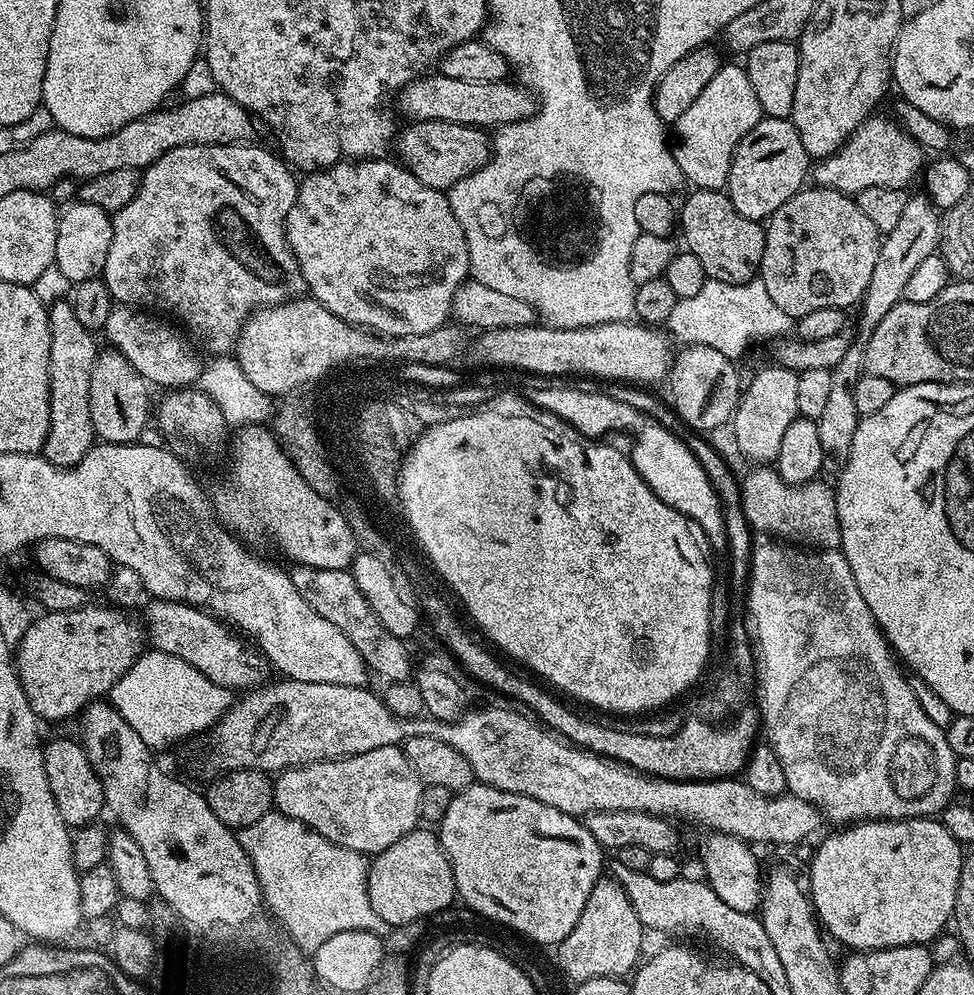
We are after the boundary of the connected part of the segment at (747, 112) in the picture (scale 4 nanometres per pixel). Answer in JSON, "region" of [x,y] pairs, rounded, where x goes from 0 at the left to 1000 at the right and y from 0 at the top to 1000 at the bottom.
{"region":[[[744,63],[729,78],[725,90],[708,103],[704,115],[696,119],[692,126],[694,141],[689,146],[692,159],[696,163],[696,171],[700,171],[703,182],[711,190],[733,189],[743,191],[749,179],[749,163],[754,159],[754,151],[770,131],[782,120],[778,107],[778,97],[774,95],[774,86],[770,86],[770,78],[759,63]]]}

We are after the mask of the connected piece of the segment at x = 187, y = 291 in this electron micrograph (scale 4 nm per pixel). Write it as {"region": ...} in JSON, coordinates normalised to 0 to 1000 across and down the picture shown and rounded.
{"region":[[[252,143],[248,145],[183,147],[179,151],[166,155],[166,159],[159,161],[154,168],[147,170],[142,195],[138,195],[138,199],[133,203],[129,203],[129,207],[125,207],[125,211],[114,214],[113,255],[109,259],[105,280],[107,286],[113,291],[116,303],[123,308],[139,308],[145,312],[159,312],[164,316],[174,314],[178,319],[172,318],[188,327],[192,337],[210,355],[213,355],[211,353],[218,354],[214,356],[237,355],[253,329],[253,323],[260,315],[264,312],[295,306],[298,302],[311,298],[314,293],[310,271],[306,267],[306,259],[302,259],[296,246],[296,237],[292,234],[292,222],[296,220],[298,211],[304,202],[305,178],[300,178],[301,170],[282,152],[274,153],[273,150],[262,149],[261,146],[262,144]]]}

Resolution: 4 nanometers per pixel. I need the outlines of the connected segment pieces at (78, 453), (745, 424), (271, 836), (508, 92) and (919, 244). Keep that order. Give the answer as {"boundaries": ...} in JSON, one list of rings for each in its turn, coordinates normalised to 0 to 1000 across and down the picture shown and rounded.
{"boundaries":[[[[63,299],[49,310],[51,324],[51,428],[43,457],[57,470],[74,470],[97,445],[92,416],[92,376],[101,357],[100,339],[76,316],[76,308]]],[[[792,368],[784,371],[780,378],[767,383],[766,389],[761,393],[760,403],[756,415],[749,423],[752,438],[756,441],[756,450],[764,458],[776,462],[772,464],[796,463],[799,451],[803,449],[803,440],[811,424],[821,418],[819,412],[819,380],[821,375],[812,370]]],[[[282,814],[265,822],[244,841],[259,863],[274,916],[292,928],[287,928],[291,936],[309,955],[323,959],[331,947],[359,935],[387,936],[388,926],[378,902],[379,865],[371,857],[355,854]]],[[[436,74],[414,89],[411,109],[420,122],[453,121],[478,125],[494,131],[508,131],[514,125],[541,121],[552,108],[552,102],[541,88],[533,83],[522,84],[521,79],[507,82],[474,82],[451,74]]],[[[933,196],[930,205],[930,212],[926,219],[903,242],[901,251],[901,263],[897,263],[897,275],[893,275],[893,283],[887,292],[887,301],[881,307],[883,313],[883,334],[884,339],[891,339],[918,312],[918,308],[928,301],[930,282],[934,280],[934,275],[949,260],[962,256],[965,247],[965,219],[966,214],[960,205],[953,200],[952,196]]]]}

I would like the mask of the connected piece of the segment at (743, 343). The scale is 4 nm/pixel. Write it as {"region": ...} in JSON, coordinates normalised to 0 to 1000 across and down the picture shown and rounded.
{"region":[[[777,279],[769,285],[726,281],[721,291],[713,295],[713,299],[694,303],[684,327],[684,334],[691,343],[699,342],[699,347],[729,348],[729,352],[737,352],[737,356],[756,364],[767,352],[771,342],[778,338],[801,340],[812,335],[814,330],[814,319],[809,318],[807,312],[795,305],[795,299],[791,299],[786,287]]]}

